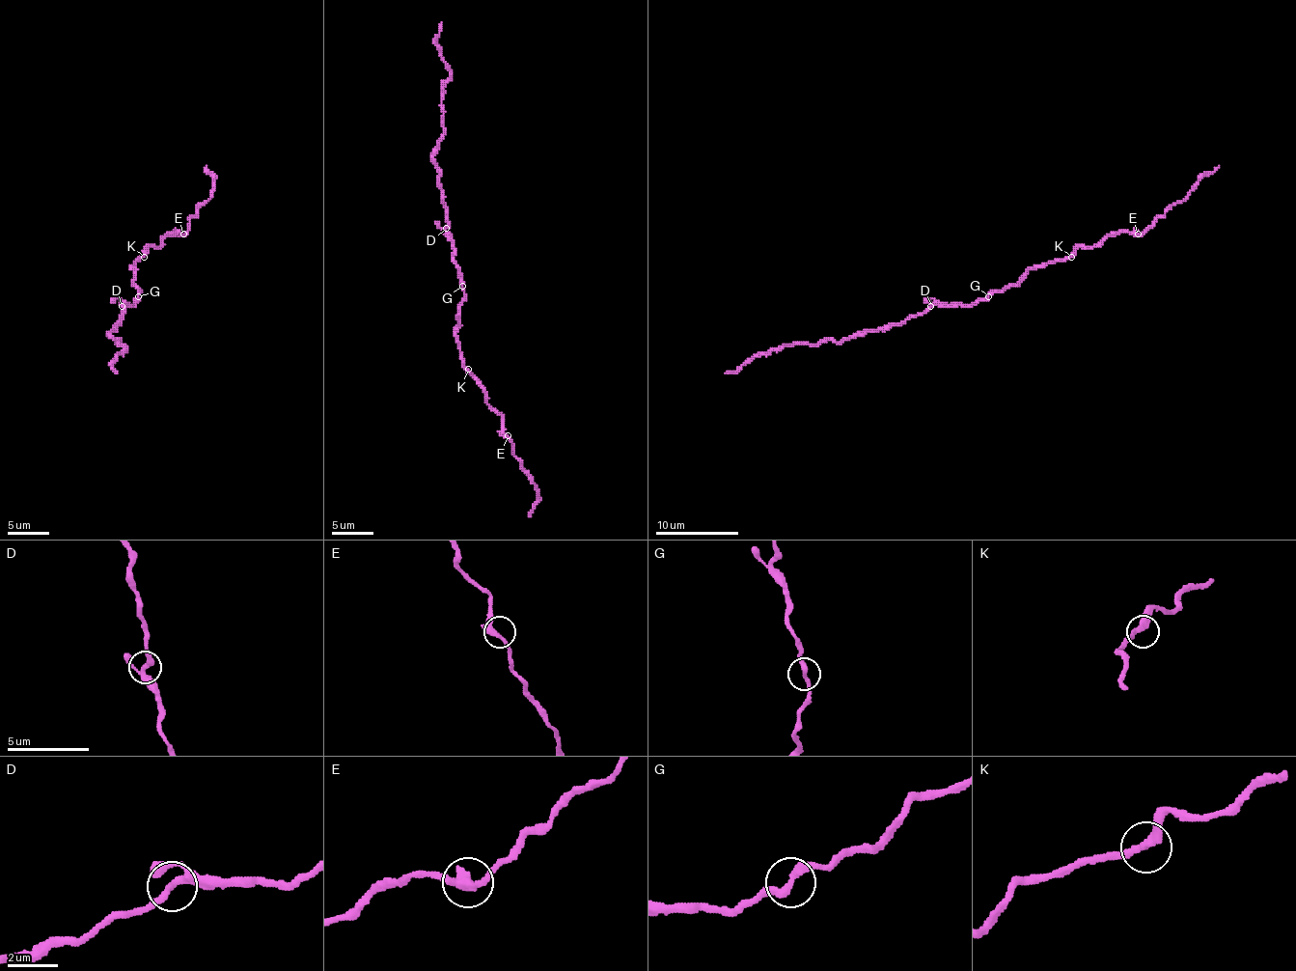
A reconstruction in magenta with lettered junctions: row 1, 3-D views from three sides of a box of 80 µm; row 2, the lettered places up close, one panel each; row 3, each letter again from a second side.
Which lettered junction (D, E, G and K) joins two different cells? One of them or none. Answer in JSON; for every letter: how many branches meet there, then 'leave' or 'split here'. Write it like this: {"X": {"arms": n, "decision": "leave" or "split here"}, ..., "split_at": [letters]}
{"D": {"arms": 3, "decision": "leave"}, "E": {"arms": 3, "decision": "leave"}, "G": {"arms": 2, "decision": "leave"}, "K": {"arms": 2, "decision": "leave"}, "split_at": []}

